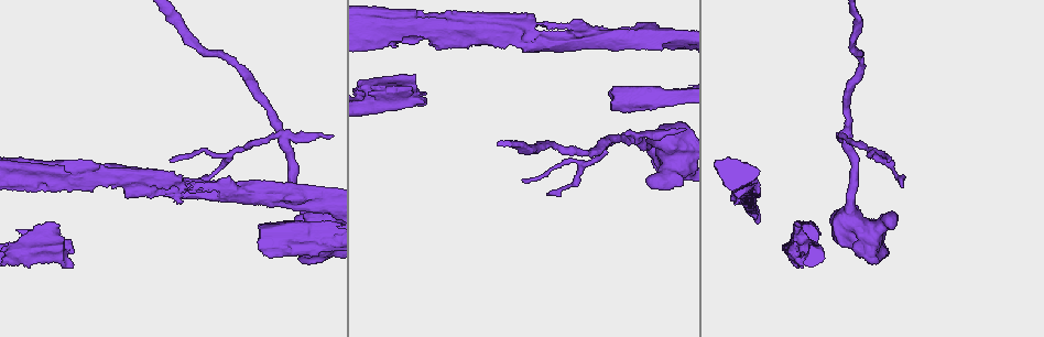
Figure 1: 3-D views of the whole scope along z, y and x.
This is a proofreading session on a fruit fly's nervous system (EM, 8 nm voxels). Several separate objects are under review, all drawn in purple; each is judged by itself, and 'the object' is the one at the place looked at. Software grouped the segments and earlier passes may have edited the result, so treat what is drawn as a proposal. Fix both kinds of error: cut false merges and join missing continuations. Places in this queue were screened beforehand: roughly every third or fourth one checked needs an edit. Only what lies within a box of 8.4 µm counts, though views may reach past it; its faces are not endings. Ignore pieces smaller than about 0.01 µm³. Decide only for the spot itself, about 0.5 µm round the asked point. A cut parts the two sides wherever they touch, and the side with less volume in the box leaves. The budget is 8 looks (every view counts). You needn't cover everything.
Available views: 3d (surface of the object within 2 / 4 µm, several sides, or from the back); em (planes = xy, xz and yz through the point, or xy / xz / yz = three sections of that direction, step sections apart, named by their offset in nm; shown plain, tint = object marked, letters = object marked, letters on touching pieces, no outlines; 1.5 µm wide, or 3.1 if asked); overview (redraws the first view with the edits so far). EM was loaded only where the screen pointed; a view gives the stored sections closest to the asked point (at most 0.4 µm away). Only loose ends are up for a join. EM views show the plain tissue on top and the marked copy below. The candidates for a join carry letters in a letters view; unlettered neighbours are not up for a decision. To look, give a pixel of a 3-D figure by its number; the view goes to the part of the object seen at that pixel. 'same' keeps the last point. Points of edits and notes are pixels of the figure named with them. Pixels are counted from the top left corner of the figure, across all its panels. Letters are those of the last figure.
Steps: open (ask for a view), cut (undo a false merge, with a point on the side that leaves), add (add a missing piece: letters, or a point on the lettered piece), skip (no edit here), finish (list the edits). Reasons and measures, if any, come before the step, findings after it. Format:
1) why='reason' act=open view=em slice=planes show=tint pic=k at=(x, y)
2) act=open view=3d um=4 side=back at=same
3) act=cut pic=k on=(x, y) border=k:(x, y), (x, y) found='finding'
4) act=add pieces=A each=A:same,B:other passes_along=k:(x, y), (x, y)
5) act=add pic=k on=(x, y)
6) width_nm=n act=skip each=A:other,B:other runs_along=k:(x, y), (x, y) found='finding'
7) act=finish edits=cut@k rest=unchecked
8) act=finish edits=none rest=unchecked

why='a fork' act=open view=em slice=yz step=4 show=tint pic=1 at=(513, 37)

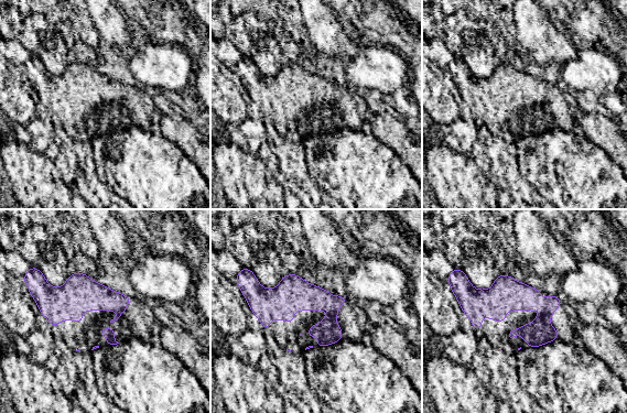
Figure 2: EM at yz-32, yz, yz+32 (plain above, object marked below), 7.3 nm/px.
act=open view=em slice=planes show=letters at=same

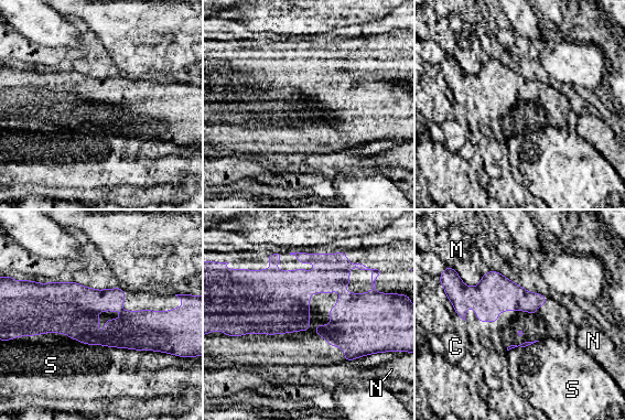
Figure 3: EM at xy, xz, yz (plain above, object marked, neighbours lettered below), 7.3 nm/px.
longest_contact=S:1050nm act=skip each=C:other,M:other,N:other,S:other found='continuous, no second neuron'

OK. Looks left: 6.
why='sudden change in width' act=open view=3d um=2 pic=1 at=(630, 140)

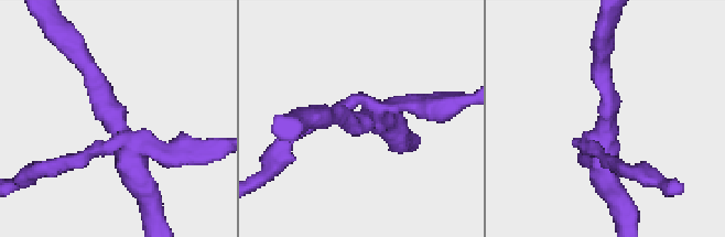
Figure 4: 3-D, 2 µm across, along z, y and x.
act=open view=em slice=planes show=letters pic=4 at=(120, 133)

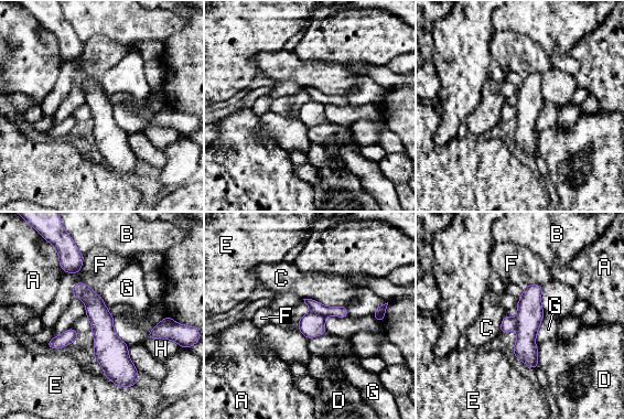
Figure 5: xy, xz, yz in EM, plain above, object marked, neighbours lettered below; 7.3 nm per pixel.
width_nm=170 act=cut pic=5 on=(314, 305) each=A:other,B:other,C:other,D:other,E:other,F:other,G:other,H:other part_leaving=5:(308, 301), (325, 311), (345, 313) found='a second neuron is stuck on'

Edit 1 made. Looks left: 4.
act=finish edits=cut@5 rest=unchecked

